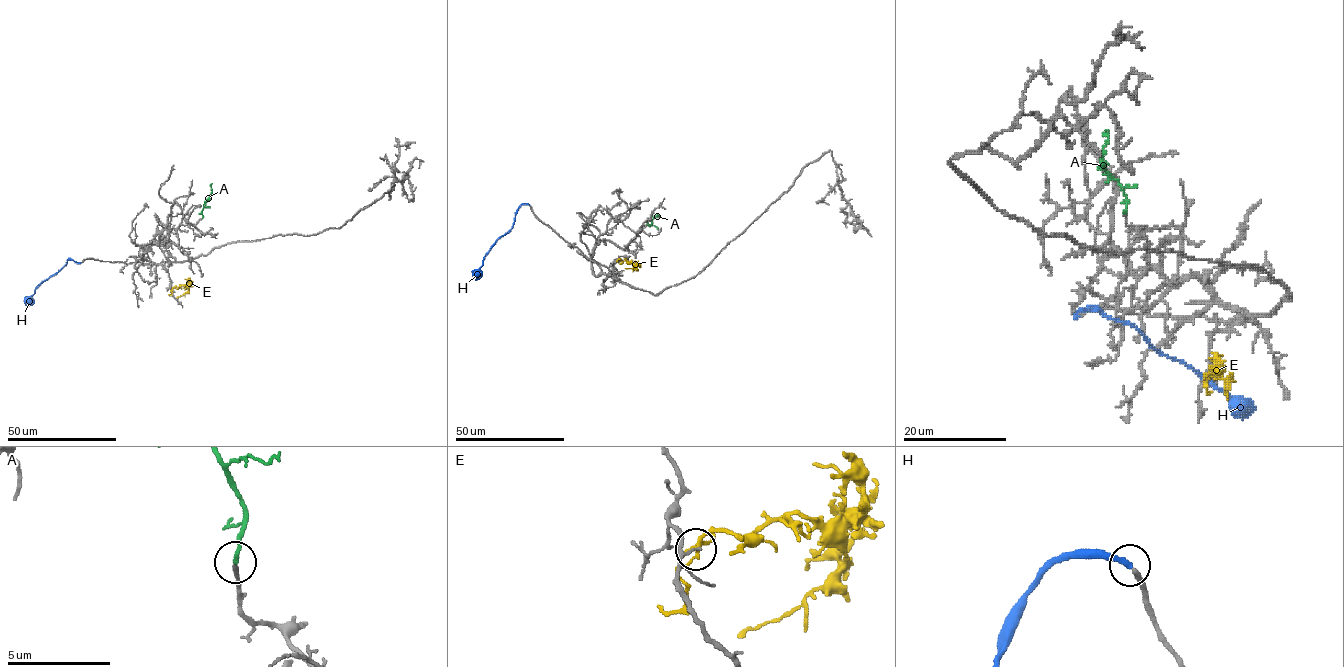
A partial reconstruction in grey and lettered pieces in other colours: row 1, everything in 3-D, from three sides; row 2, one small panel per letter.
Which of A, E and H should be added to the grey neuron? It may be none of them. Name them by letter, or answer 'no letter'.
A

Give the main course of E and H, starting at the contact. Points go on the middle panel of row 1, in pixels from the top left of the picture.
E: (621, 260), (636, 266), (625, 268)
H: (530, 205), (519, 208), (513, 227), (491, 247), (475, 277)

